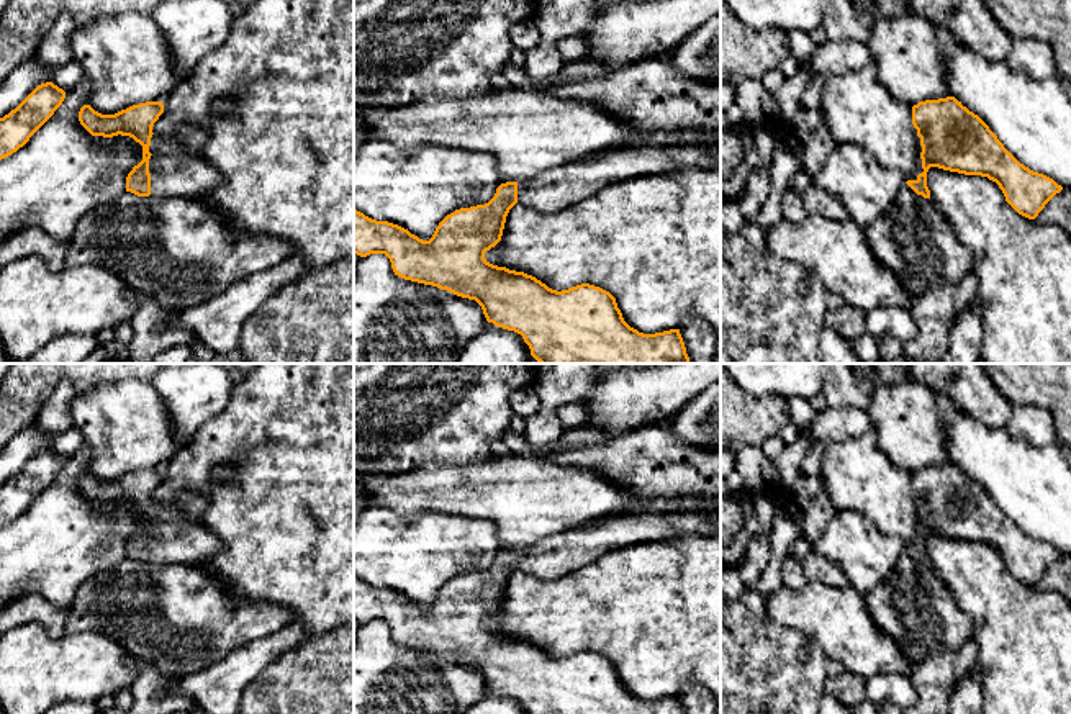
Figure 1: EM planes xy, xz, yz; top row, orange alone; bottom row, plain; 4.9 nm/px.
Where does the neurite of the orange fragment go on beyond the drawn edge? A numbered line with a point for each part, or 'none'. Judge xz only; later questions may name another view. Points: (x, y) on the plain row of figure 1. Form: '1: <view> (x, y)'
1: xz (654, 518)

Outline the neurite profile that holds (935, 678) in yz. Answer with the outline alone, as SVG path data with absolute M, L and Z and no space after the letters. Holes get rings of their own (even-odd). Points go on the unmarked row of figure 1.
M971 639L955 650L940 650L912 668L917 701L902 714L950 714L950 701L960 681L974 668L978 645Z

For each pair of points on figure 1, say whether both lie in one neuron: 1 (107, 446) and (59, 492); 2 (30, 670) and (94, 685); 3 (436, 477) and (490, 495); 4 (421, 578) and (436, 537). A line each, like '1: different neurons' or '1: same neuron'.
1: different neurons
2: same neuron
3: same neuron
4: same neuron

